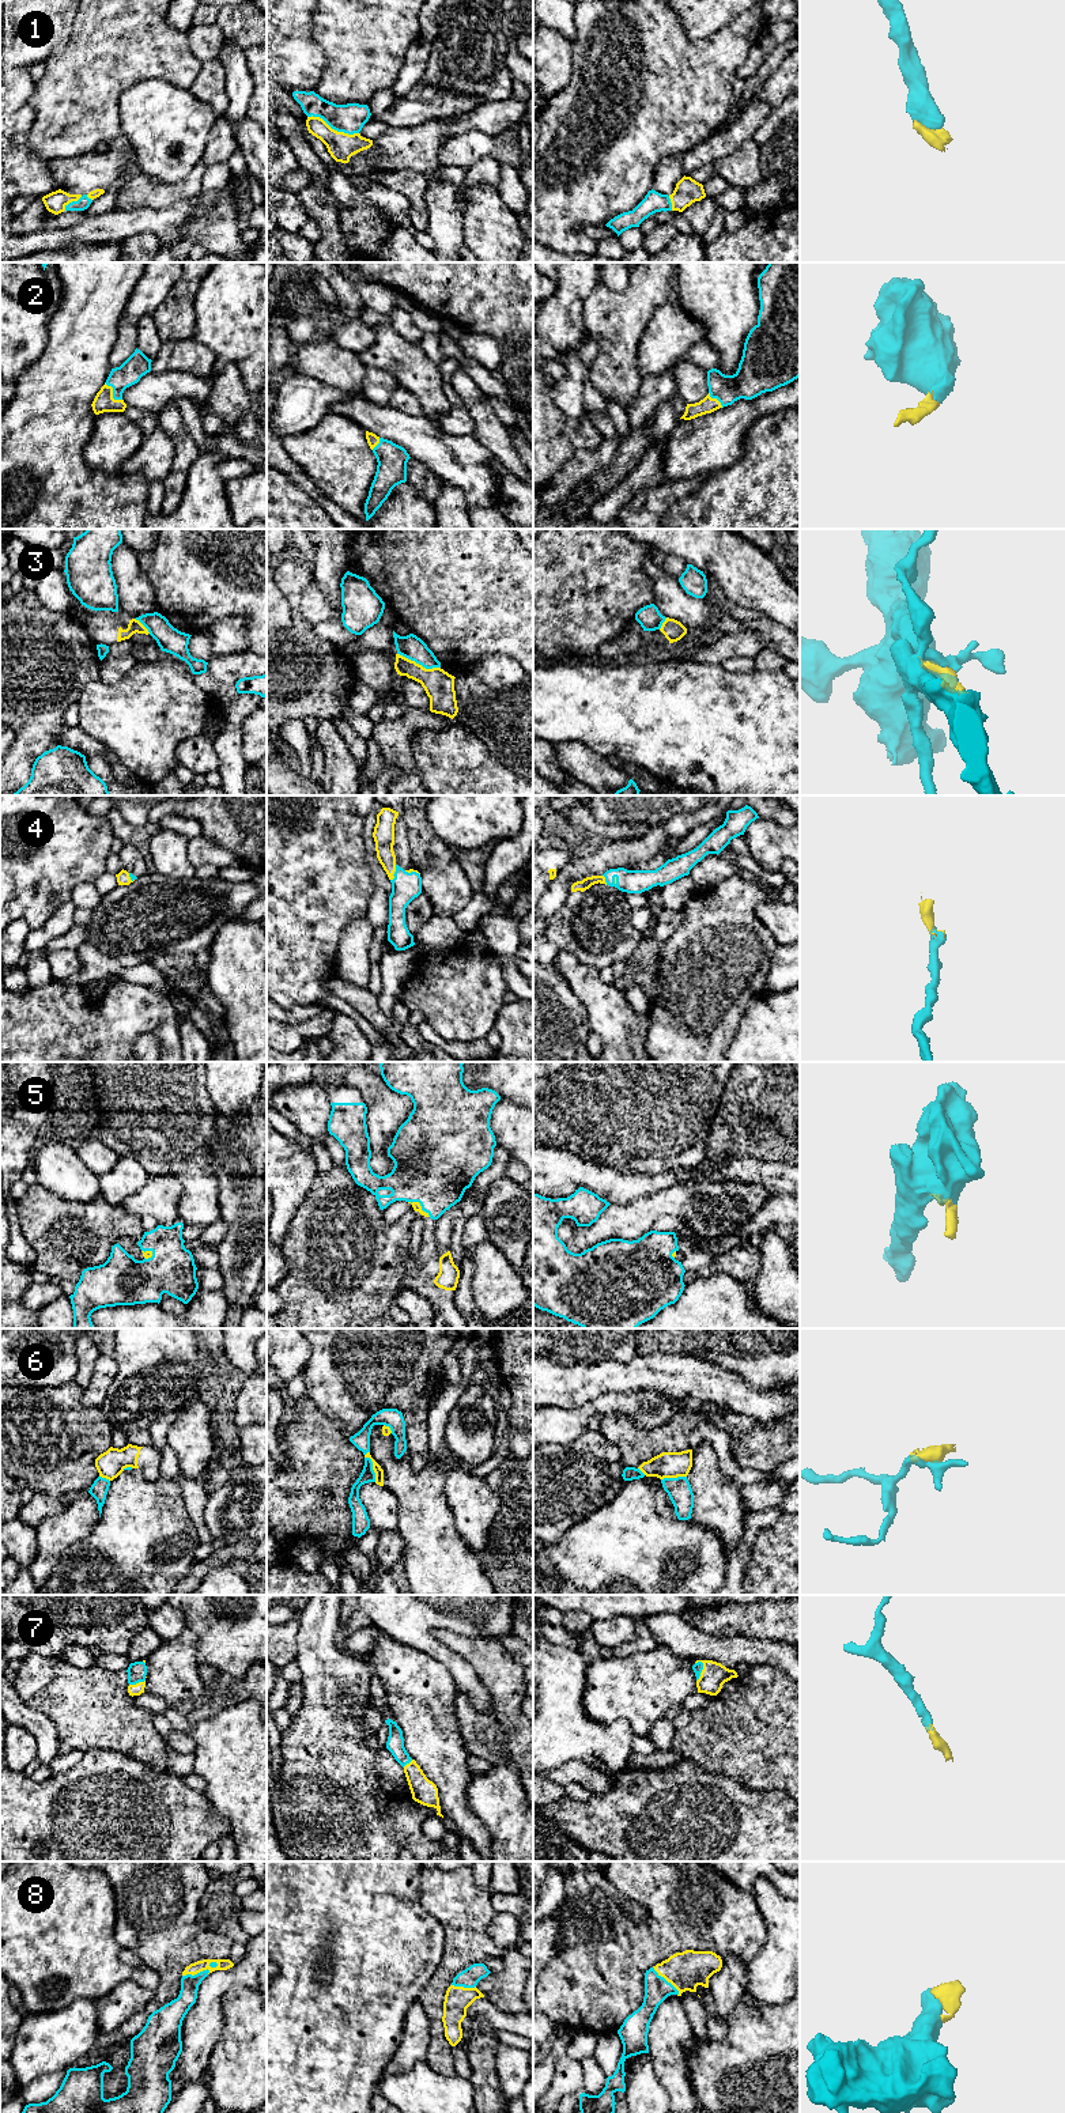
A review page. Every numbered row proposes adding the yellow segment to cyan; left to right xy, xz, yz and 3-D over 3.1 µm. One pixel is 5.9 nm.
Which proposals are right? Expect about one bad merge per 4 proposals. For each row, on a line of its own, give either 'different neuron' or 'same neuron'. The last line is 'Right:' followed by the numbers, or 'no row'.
1: same neuron
2: same neuron
3: different neuron
4: same neuron
5: same neuron
6: different neuron
7: same neuron
8: same neuron
Right: 1, 2, 4, 5, 7, 8

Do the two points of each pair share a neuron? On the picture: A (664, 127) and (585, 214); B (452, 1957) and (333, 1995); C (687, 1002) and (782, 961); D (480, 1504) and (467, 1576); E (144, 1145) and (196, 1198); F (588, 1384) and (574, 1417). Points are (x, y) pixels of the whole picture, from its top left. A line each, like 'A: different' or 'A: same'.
A: same
B: different
C: different
D: different
E: same
F: different

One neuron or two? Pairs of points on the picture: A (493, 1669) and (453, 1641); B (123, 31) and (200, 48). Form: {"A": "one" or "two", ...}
{"A": "one", "B": "two"}

